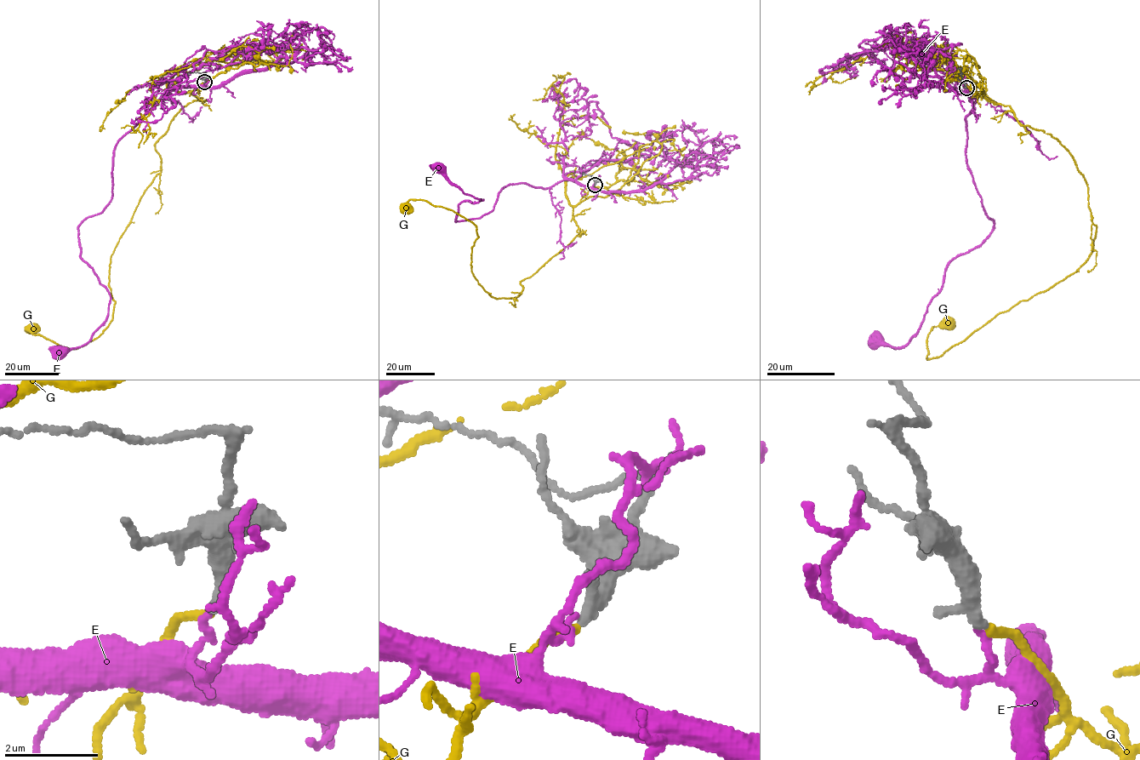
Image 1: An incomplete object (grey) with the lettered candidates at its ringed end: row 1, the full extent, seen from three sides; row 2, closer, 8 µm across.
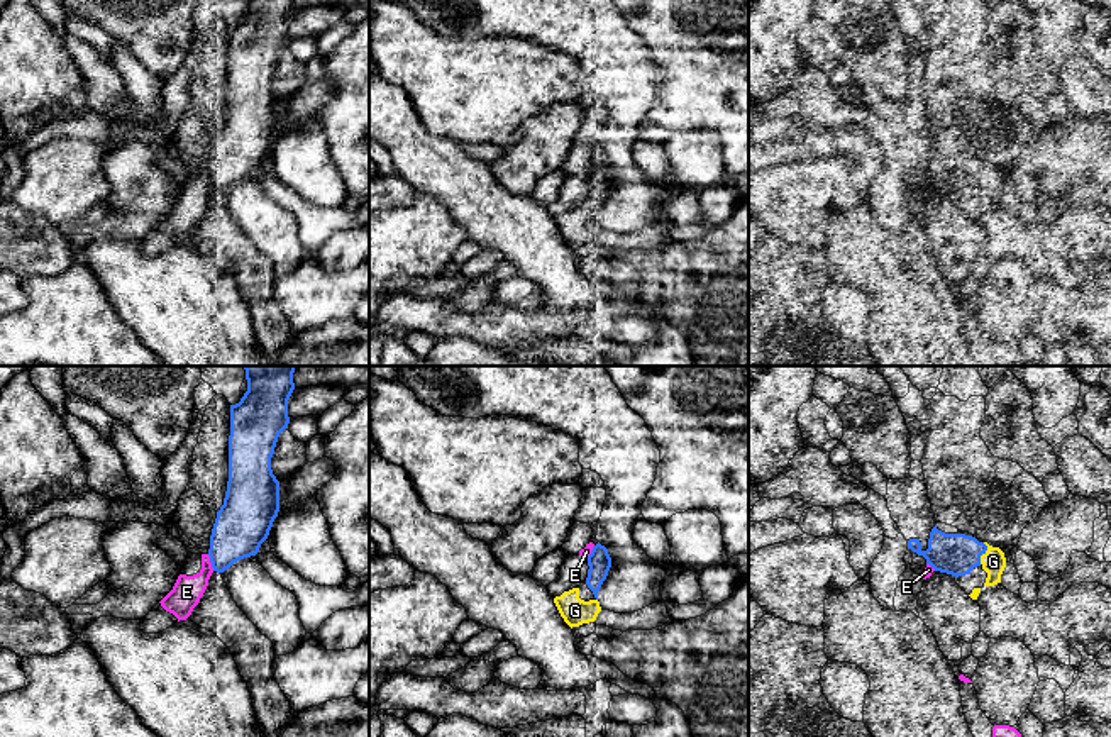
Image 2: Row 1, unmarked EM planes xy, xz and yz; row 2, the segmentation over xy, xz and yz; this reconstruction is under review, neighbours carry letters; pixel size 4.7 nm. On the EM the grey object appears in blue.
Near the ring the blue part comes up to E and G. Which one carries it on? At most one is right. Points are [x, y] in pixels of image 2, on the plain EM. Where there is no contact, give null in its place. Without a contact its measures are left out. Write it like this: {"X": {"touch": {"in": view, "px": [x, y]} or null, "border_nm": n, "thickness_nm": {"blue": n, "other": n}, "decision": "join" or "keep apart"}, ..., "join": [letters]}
{"E": {"touch": {"in": "xy", "px": [210, 182]}, "border_nm": 90, "thickness_nm": {"blue": 260, "other": 140}, "decision": "keep apart"}, "G": {"touch": {"in": "yz", "px": [983, 173]}, "border_nm": 110, "thickness_nm": {"blue": 200, "other": 110}, "decision": "join"}, "join": ["G"]}

